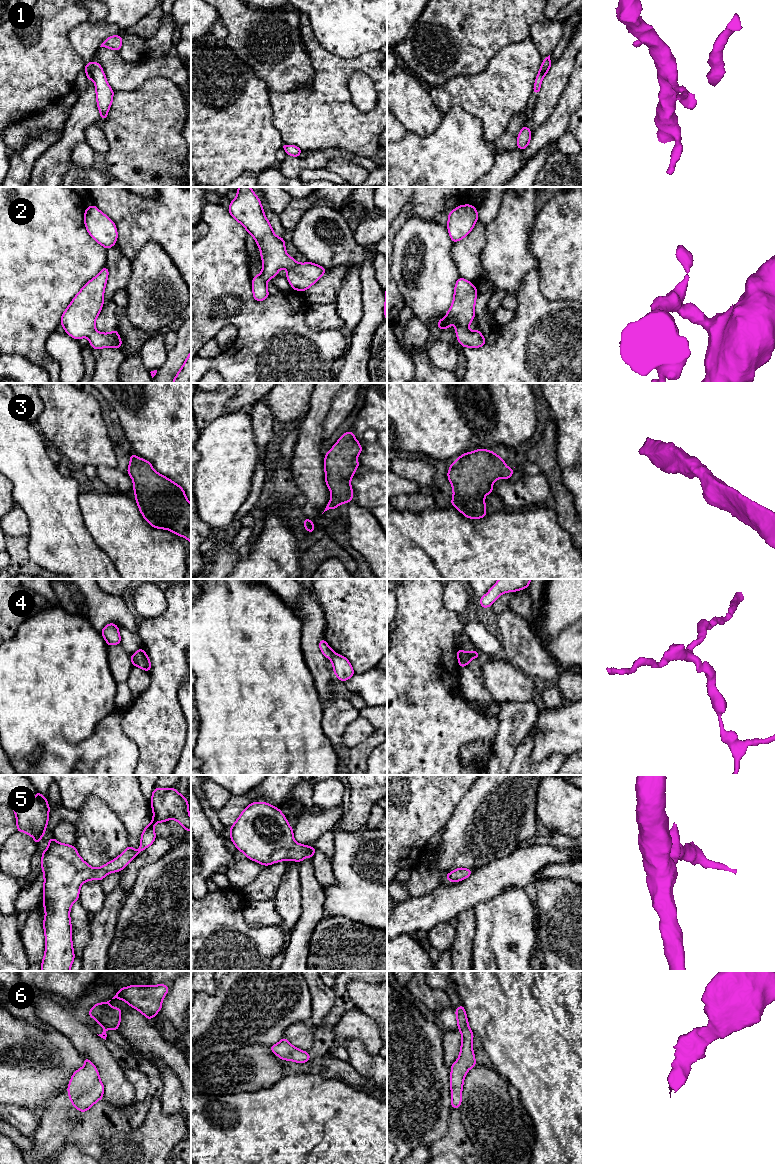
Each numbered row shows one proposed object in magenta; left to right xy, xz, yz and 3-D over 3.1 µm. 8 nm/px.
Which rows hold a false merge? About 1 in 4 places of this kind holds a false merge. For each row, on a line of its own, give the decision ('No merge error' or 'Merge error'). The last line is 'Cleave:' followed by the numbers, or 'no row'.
1: Merge error
2: No merge error
3: No merge error
4: Merge error
5: No merge error
6: No merge error
Cleave: 1, 4

